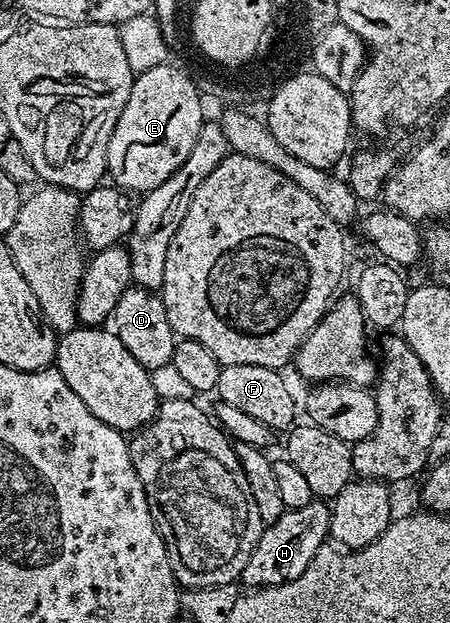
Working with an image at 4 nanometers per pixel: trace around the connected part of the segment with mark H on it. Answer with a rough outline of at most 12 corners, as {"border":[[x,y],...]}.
{"border":[[315,498],[263,527],[242,571],[257,590],[292,582],[327,543]]}

